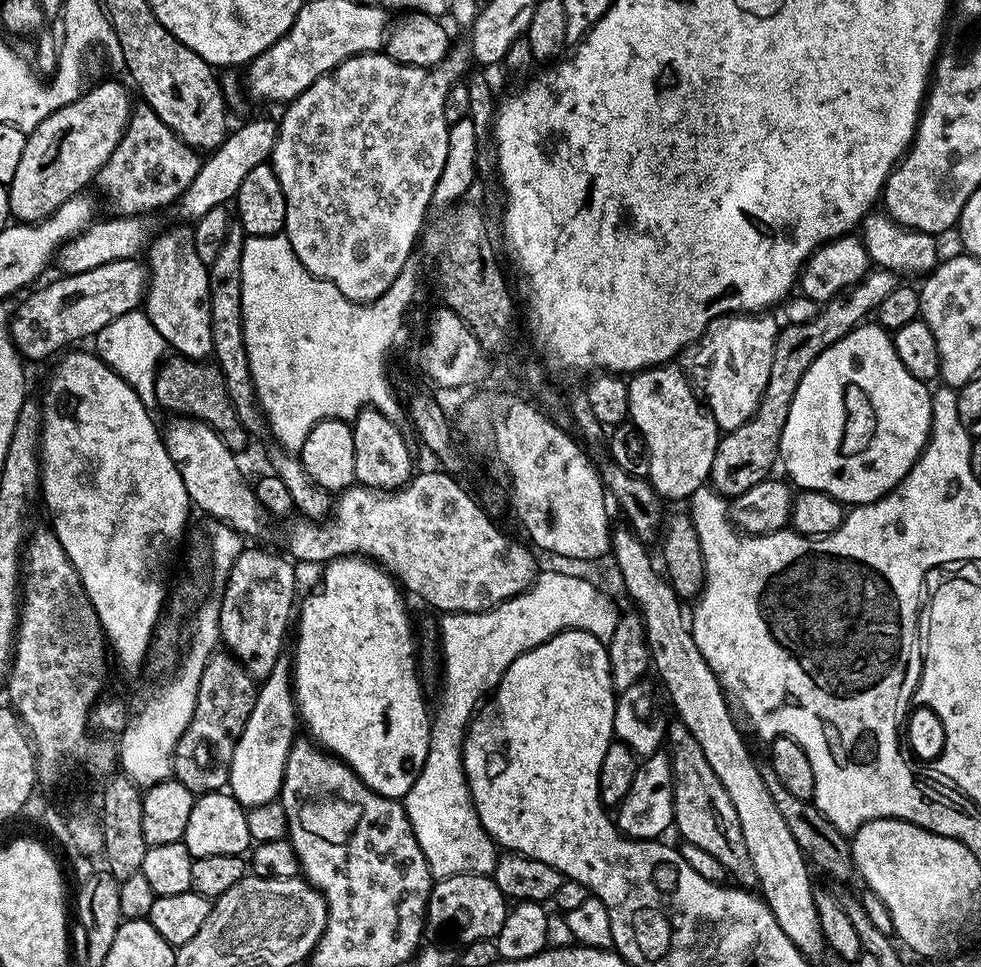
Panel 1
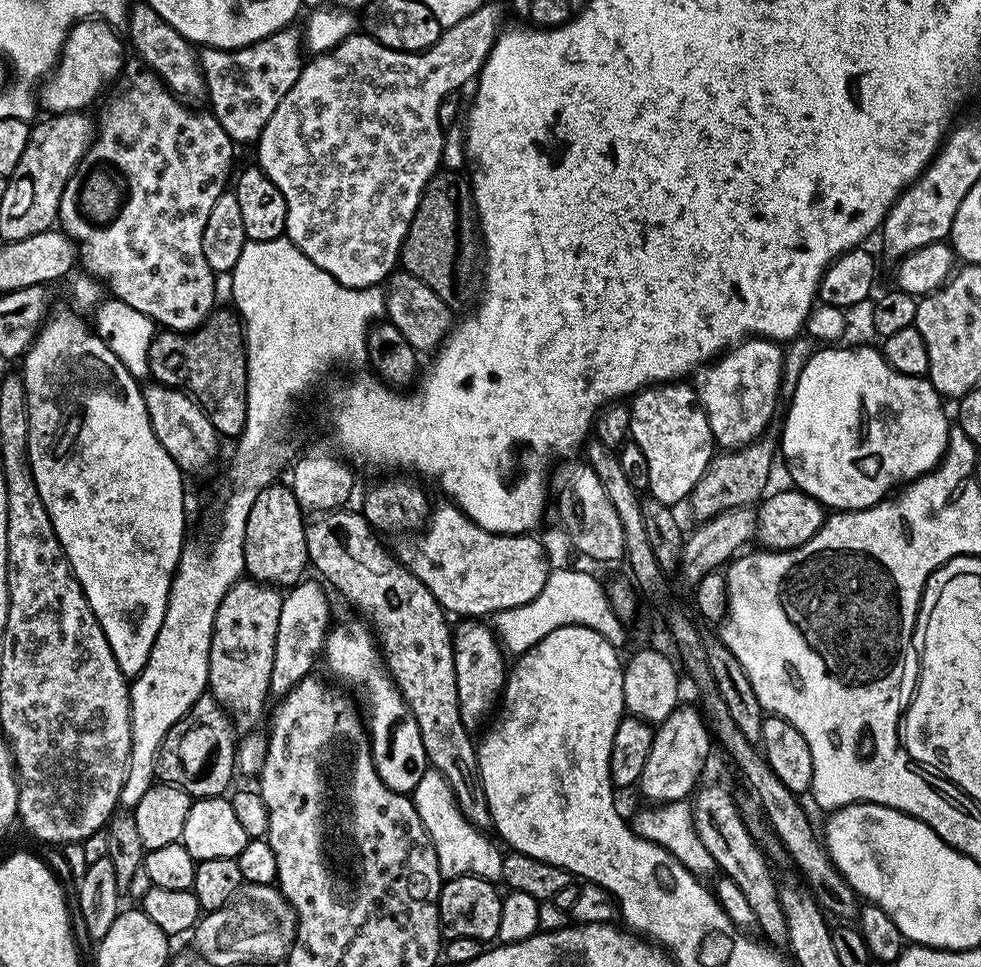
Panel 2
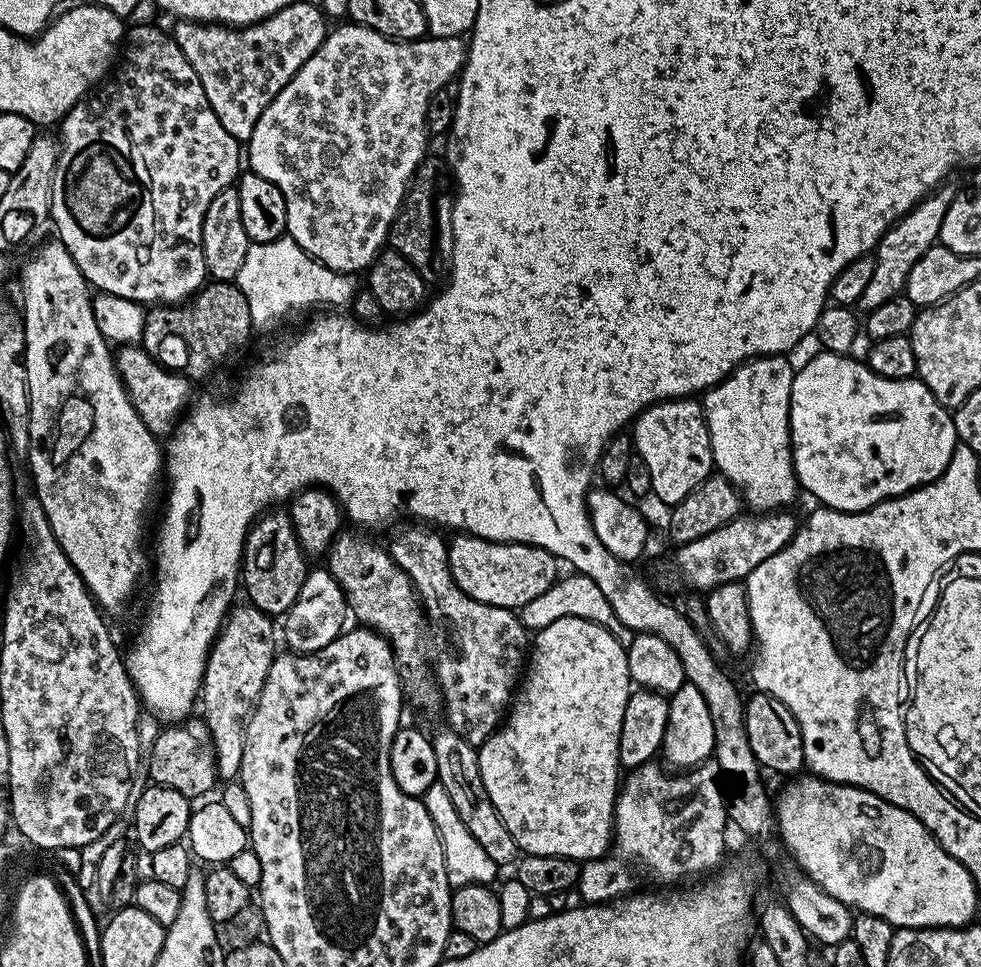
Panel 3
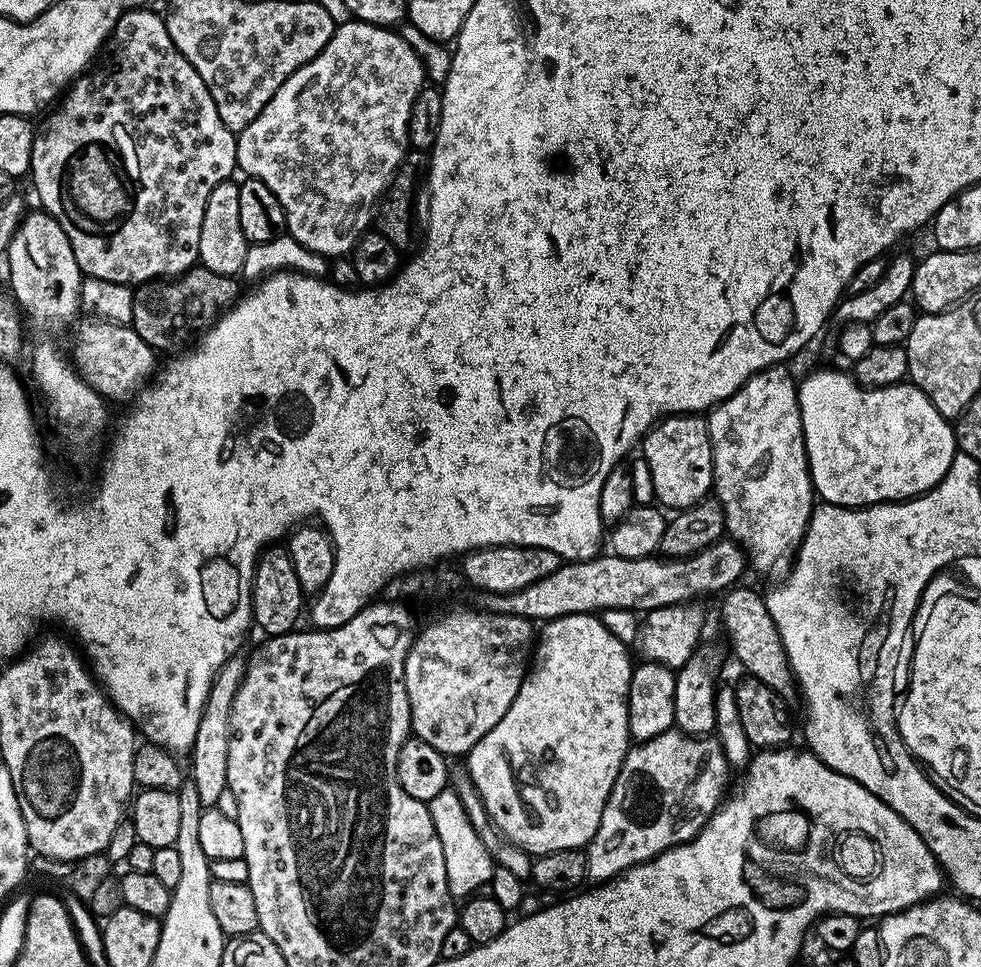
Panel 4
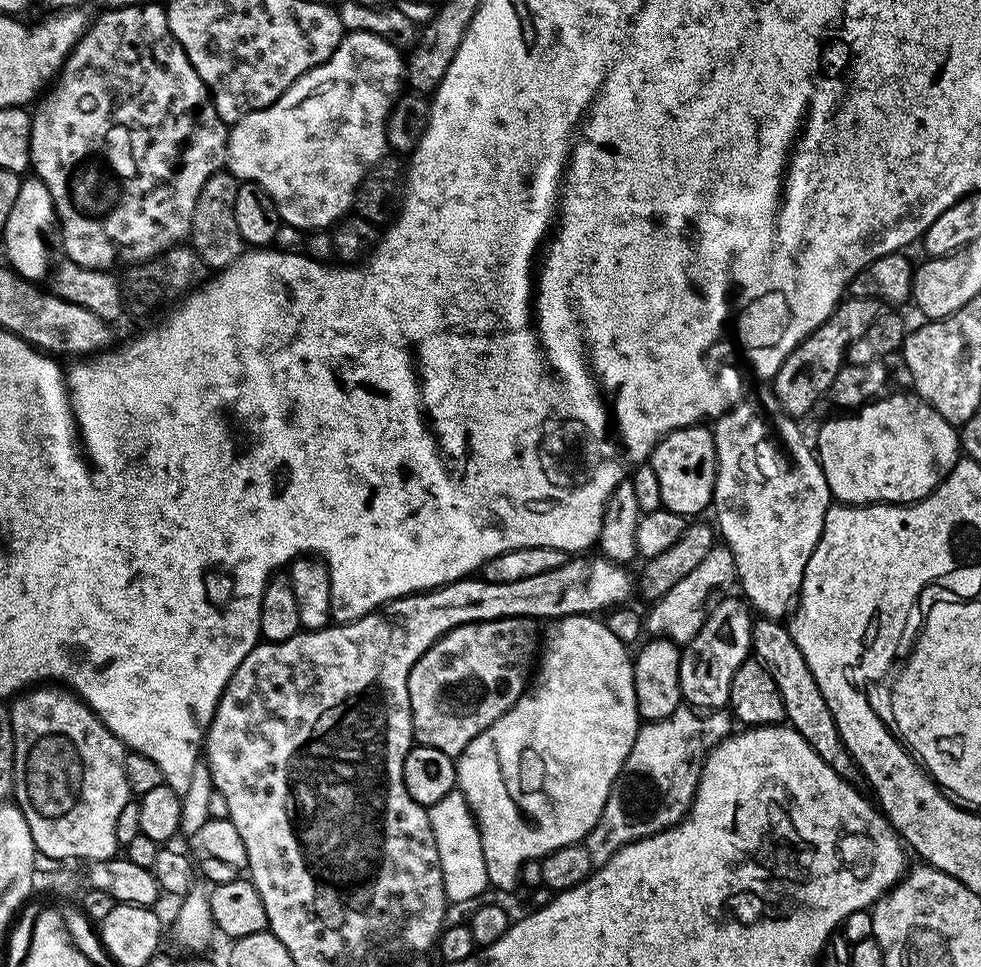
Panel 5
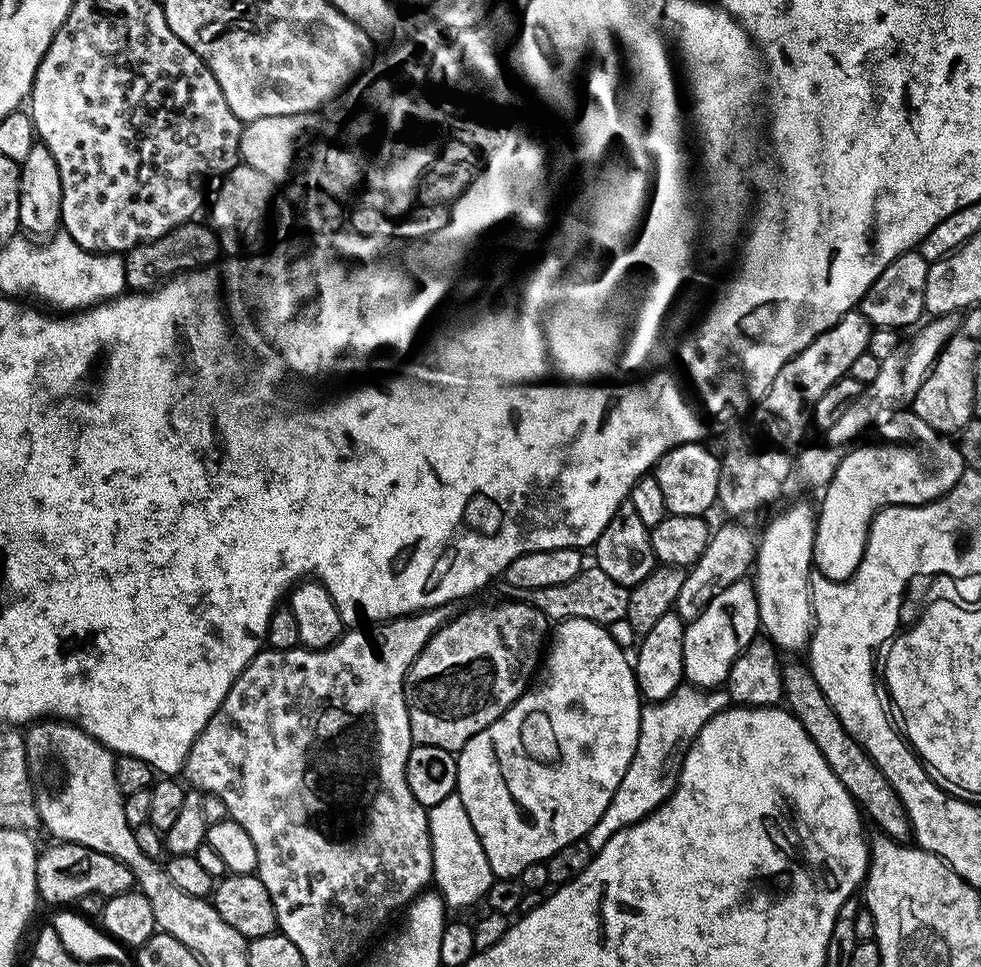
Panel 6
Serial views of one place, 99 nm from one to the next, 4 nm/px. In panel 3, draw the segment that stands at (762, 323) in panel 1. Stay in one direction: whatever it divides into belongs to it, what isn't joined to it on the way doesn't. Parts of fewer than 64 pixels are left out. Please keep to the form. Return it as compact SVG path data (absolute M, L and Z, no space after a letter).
M781 354L746 360L702 396L715 471L740 489L743 503L756 514L787 509L798 493L790 430L794 364L788 359Z

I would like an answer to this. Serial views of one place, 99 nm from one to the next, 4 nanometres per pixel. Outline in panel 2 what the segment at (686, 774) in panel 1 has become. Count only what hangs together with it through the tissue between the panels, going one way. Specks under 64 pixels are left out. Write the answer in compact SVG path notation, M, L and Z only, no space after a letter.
M706 784L695 793L691 801L698 838L702 846L710 850L710 858L714 858L717 869L723 875L731 878L734 885L742 890L747 905L750 906L757 919L756 928L765 936L761 937L771 947L777 950L783 949L788 943L788 927L786 926L786 914L782 914L781 887L772 877L772 868L768 865L767 858L756 846L755 840L744 826L731 794L716 784Z

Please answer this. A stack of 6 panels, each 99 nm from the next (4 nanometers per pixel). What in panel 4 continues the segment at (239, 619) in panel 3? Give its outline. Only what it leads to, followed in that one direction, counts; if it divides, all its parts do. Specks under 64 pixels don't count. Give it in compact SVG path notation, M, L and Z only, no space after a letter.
M239 655L231 656L218 670L214 682L210 686L210 694L206 698L206 706L202 714L202 722L198 722L198 734L194 734L194 746L190 749L190 782L198 786L198 798L205 808L214 808L222 790L228 788L226 778L226 754L228 753L228 727L230 726L230 710L234 706L234 694L238 694L238 686L242 686L245 661Z

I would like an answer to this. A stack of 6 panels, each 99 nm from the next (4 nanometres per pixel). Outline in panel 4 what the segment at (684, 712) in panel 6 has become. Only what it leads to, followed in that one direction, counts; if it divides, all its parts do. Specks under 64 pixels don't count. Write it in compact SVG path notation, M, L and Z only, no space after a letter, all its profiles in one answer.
M673 730L633 743L624 756L618 778L610 790L610 798L602 810L602 822L598 822L594 838L586 845L588 880L613 880L628 868L652 860L667 848L693 840L725 799L724 783L728 780L728 772L730 765L726 754L720 741L712 734L690 736L686 732Z

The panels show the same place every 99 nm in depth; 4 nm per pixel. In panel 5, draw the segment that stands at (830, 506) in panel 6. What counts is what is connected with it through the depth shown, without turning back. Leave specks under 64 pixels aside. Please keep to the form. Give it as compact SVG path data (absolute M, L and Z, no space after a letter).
M900 392L897 396L888 395L881 395L865 404L863 408L840 414L844 416L836 416L833 420L826 421L821 426L816 440L814 439L814 448L818 453L822 470L826 474L826 482L830 486L833 497L841 504L849 506L914 504L917 500L923 500L930 491L928 468L950 470L956 464L957 457L951 456L944 444L957 443L957 429L915 394L907 396L906 393Z

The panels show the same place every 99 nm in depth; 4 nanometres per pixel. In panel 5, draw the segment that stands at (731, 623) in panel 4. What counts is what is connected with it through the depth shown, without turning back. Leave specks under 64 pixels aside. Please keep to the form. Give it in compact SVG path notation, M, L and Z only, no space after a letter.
M760 618L752 625L752 652L766 670L770 670L770 678L774 678L774 686L778 686L778 694L782 694L784 720L844 780L856 782L861 779L850 750L842 742L838 734L838 726L834 722L834 714L830 714L830 706L826 706L826 698L822 698L822 690L818 690L818 682L814 682L814 674L810 674L810 666L806 666L806 658L802 658L802 650L798 650L798 642L794 642L792 633L779 620Z

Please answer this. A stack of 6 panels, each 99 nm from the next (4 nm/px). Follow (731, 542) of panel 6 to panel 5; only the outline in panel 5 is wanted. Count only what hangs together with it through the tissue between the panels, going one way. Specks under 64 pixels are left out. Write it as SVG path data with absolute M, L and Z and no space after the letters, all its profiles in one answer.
M713 546L710 554L706 554L706 558L702 558L702 562L698 562L698 566L694 566L686 578L682 578L682 582L666 590L666 594L662 594L662 598L649 607L652 609L648 616L646 612L642 620L643 631L652 638L672 640L681 646L689 644L694 634L702 630L706 618L710 618L714 606L718 606L718 602L722 602L737 584L736 567L730 550L723 546Z

